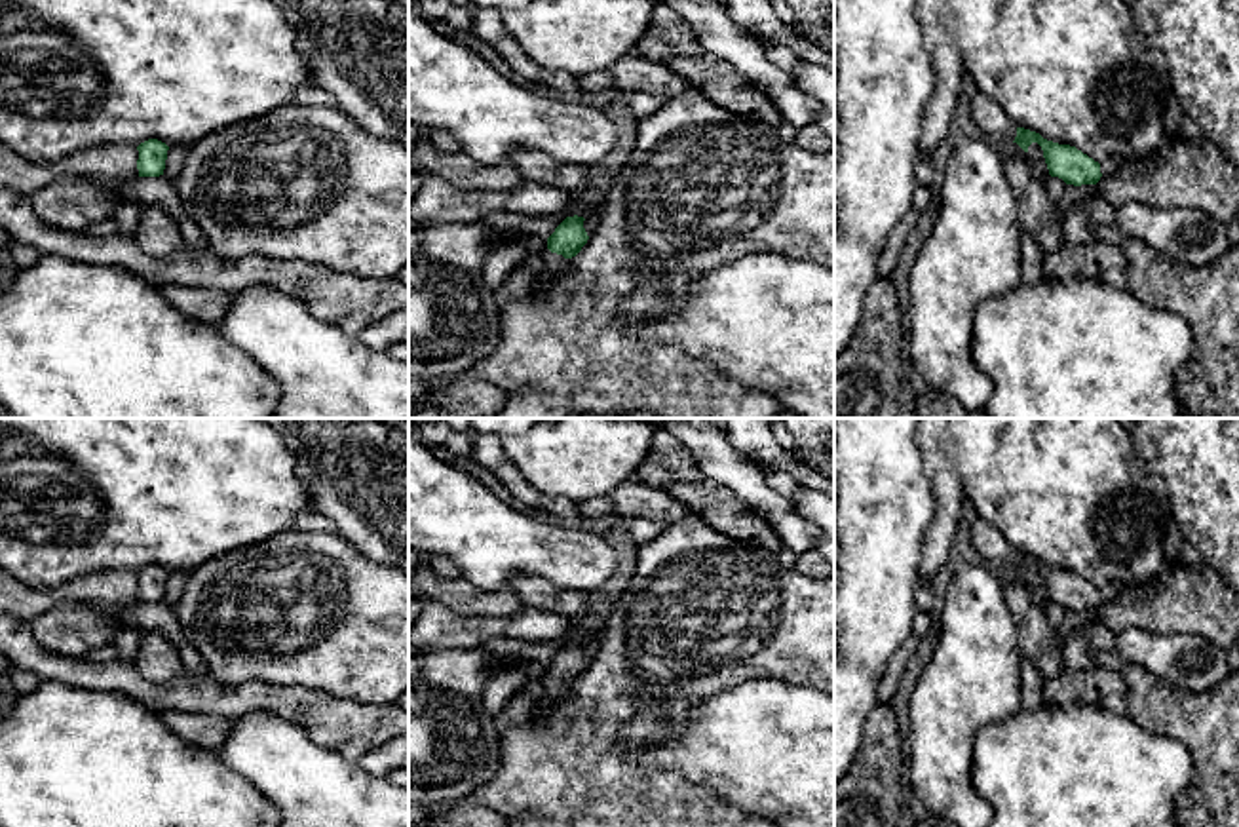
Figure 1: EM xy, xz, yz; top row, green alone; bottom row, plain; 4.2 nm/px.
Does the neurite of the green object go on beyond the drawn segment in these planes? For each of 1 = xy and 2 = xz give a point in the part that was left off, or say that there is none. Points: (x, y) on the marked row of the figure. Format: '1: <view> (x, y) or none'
1: none
2: xz (555, 265)

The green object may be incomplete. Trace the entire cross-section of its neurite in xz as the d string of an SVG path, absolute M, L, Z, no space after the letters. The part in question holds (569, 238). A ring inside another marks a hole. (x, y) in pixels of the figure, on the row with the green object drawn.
M566 217L555 232L547 238L547 251L543 253L545 266L534 283L534 293L543 295L543 287L564 272L568 260L576 257L587 243L589 236L583 228L583 217Z

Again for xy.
M148 139L137 146L139 160L137 169L139 177L160 177L165 169L169 146L158 139Z

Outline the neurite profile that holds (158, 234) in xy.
M150 203L139 205L135 240L146 255L158 259L169 259L184 245L179 222L163 207Z

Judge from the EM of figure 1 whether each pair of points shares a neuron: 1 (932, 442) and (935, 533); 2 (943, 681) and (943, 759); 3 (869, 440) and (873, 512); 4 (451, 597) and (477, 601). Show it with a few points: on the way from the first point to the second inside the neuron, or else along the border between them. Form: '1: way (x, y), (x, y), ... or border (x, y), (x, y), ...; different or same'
1: way (937, 464), (945, 480), (945, 510); same
2: way (943, 700), (943, 740); same
3: way (873, 457), (873, 495); same
4: way (457, 597), (472, 601); same

